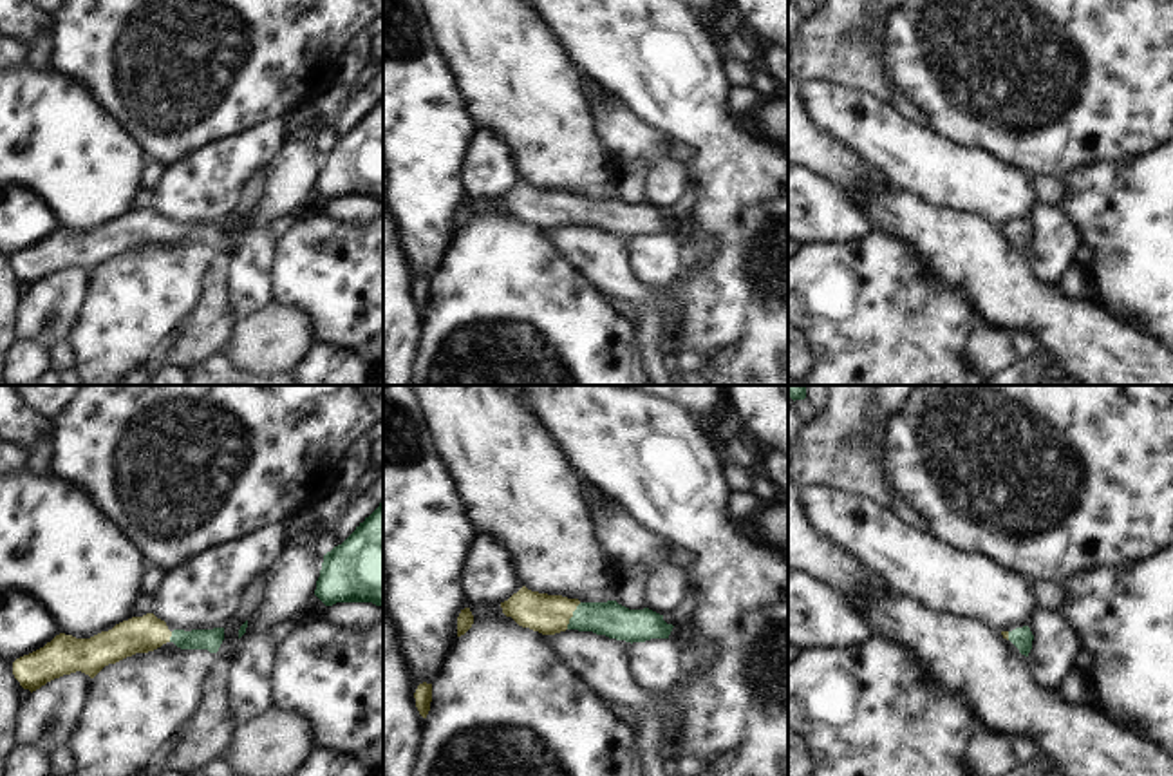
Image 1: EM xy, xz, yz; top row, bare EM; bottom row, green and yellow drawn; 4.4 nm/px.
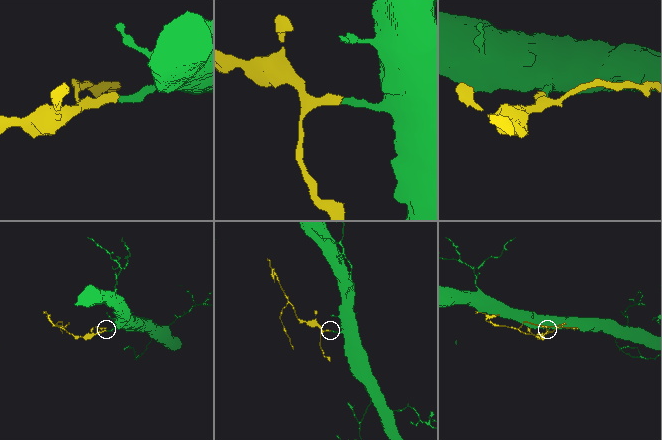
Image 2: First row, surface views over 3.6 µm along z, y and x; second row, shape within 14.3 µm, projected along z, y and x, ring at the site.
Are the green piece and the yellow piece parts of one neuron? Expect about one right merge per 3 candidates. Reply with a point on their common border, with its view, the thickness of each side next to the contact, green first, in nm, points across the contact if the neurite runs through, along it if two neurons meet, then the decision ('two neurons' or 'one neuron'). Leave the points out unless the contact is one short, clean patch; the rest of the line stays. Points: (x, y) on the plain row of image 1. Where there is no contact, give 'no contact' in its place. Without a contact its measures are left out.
meets green in xz at (573, 210); 160 nm thick on the green side, 180 nm on the other; runs through xz (611, 214), (573, 210), (546, 208); one neuron

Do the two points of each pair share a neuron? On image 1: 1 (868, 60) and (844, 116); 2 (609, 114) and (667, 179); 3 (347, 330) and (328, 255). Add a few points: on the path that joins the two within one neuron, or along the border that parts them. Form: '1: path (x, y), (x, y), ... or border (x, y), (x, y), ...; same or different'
1: border (814, 80), (857, 89), (890, 105); different
2: path (626, 131), (660, 163); same
3: path (347, 312), (347, 283), (338, 274); same

